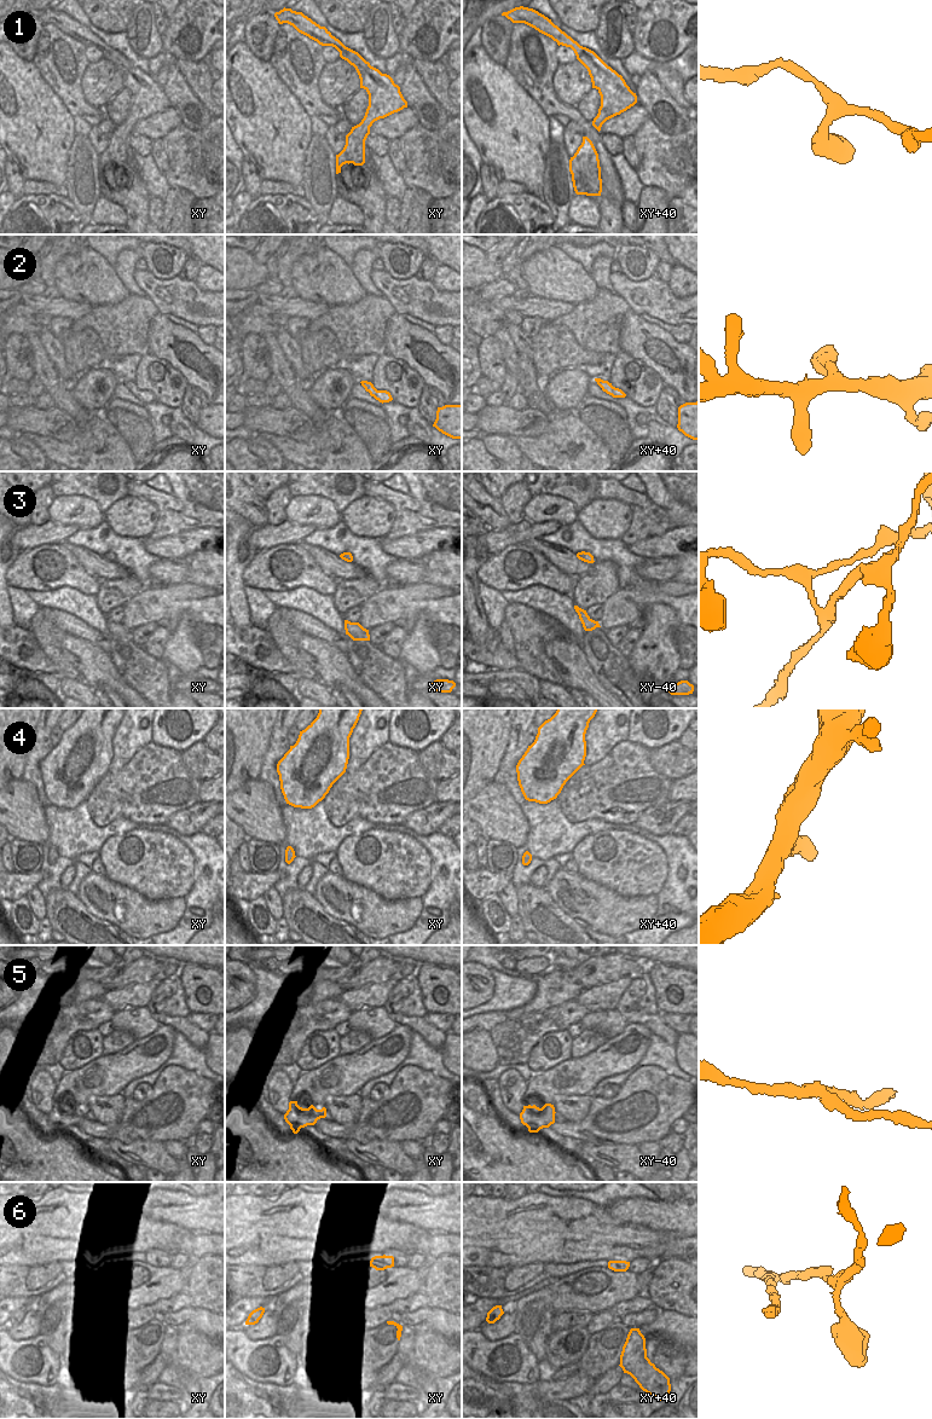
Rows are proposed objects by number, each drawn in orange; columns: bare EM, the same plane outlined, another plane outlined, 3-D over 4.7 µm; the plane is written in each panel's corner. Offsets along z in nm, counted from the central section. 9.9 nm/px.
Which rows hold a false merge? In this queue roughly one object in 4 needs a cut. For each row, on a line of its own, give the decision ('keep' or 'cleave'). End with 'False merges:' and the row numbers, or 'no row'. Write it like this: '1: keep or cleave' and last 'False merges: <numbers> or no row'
1: keep
2: keep
3: cleave
4: keep
5: cleave
6: keep
False merges: 3, 5

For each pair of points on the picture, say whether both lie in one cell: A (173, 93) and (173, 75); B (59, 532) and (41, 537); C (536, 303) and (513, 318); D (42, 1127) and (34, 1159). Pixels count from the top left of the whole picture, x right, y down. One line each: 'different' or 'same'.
A: same
B: same
C: different
D: different

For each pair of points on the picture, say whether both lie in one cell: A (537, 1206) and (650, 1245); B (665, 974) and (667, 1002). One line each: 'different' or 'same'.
A: same
B: same

